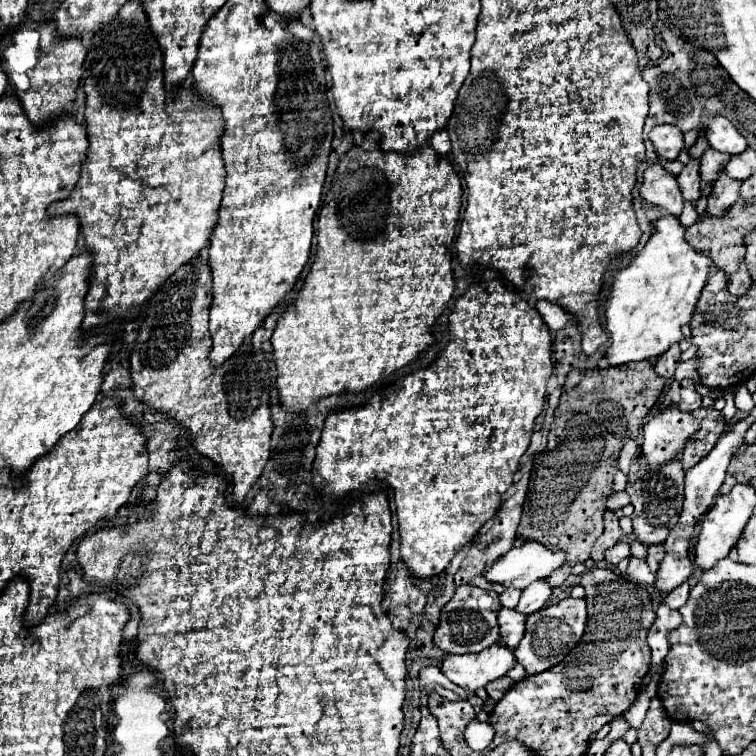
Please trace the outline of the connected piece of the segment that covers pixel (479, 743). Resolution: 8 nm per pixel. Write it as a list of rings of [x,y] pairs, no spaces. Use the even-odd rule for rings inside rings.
[[[477,719],[467,727],[467,733],[465,733],[465,741],[471,749],[475,751],[483,751],[489,747],[493,739],[493,727],[489,723],[479,723]]]

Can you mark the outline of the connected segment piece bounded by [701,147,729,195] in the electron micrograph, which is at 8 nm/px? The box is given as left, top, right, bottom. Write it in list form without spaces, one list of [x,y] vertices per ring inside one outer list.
[[[711,147],[703,153],[703,157],[701,157],[701,193],[705,193],[705,195],[709,193],[717,171],[723,171],[727,161],[729,161],[729,155],[719,153]]]

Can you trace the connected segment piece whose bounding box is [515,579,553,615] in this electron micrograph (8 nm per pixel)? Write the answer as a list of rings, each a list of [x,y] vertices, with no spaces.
[[[539,579],[539,581],[533,581],[527,589],[523,589],[523,595],[521,595],[521,601],[519,605],[515,607],[517,611],[523,611],[525,615],[533,613],[533,611],[539,611],[541,607],[545,607],[549,595],[551,595],[551,587],[545,579]]]

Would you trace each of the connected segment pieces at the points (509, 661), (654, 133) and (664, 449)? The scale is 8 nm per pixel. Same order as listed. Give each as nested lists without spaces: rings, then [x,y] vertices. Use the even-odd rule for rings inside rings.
[[[495,643],[475,655],[447,655],[441,665],[441,671],[447,679],[461,685],[463,689],[477,691],[479,687],[485,687],[489,681],[507,675],[507,671],[513,669],[515,663],[517,661],[513,651],[503,643]]]
[[[655,125],[649,131],[649,139],[653,141],[657,155],[669,161],[677,159],[679,151],[683,149],[683,133],[675,129],[675,125]]]
[[[679,405],[659,409],[643,425],[641,453],[647,457],[645,467],[659,467],[675,459],[683,451],[683,443],[699,429],[699,421],[691,413],[683,413]]]

